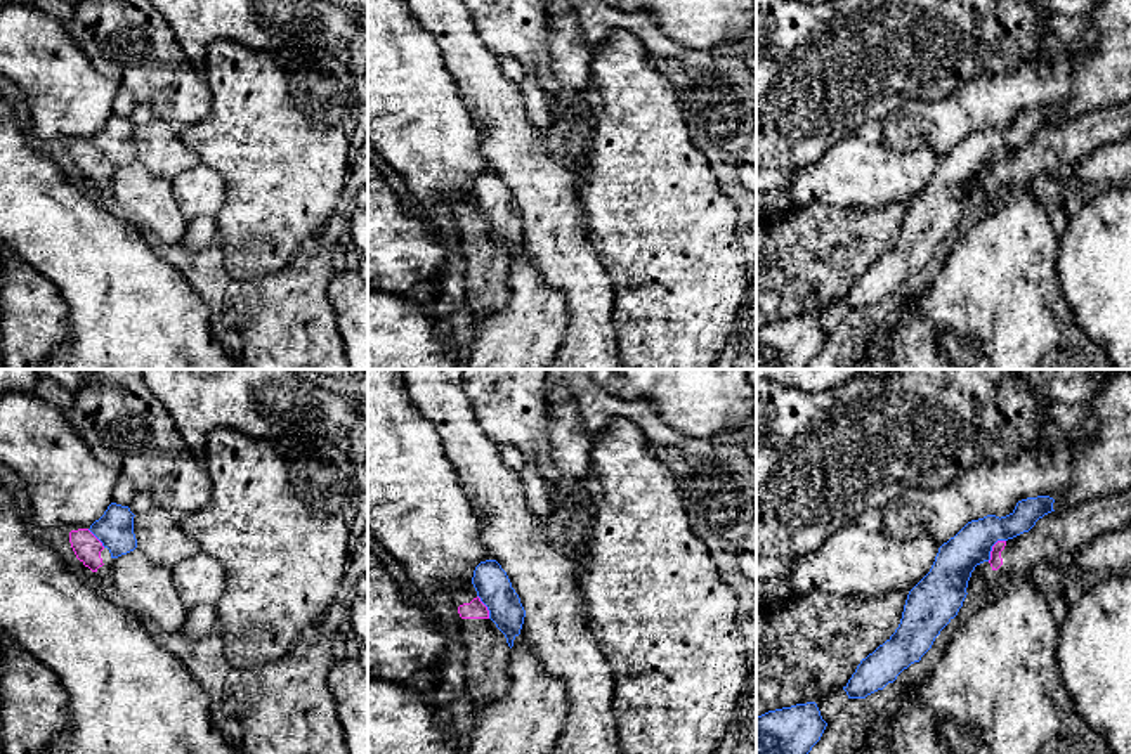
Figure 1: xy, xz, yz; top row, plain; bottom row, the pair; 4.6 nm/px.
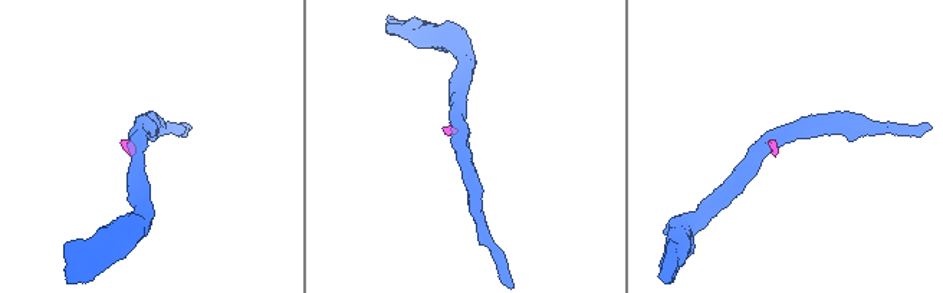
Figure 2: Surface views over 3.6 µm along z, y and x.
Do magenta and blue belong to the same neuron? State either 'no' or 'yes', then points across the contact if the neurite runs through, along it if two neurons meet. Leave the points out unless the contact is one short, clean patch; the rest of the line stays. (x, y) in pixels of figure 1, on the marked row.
no; border yz (1005, 539), (993, 546), (987, 560)

